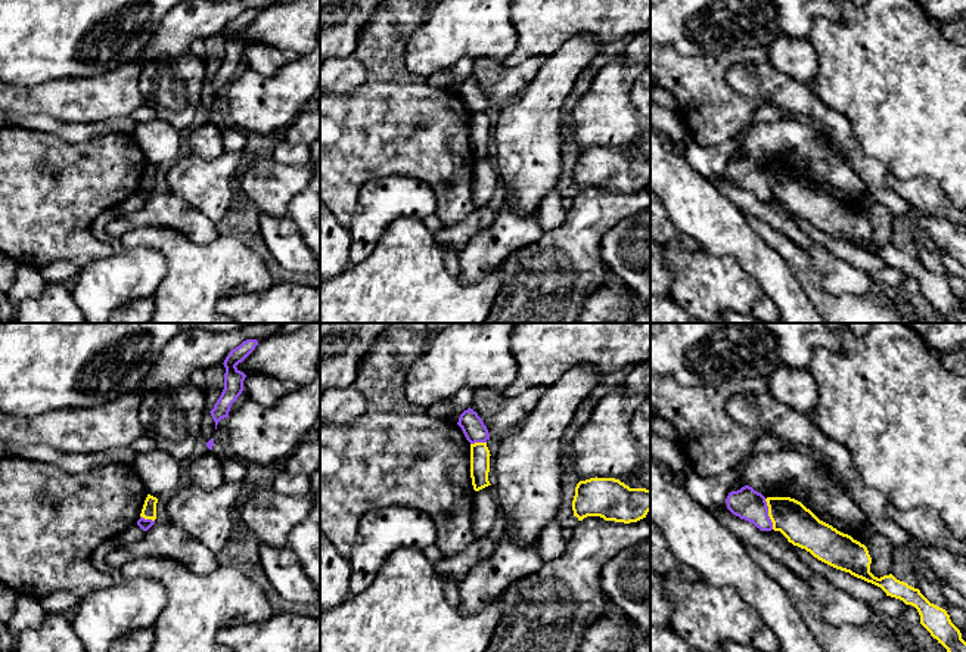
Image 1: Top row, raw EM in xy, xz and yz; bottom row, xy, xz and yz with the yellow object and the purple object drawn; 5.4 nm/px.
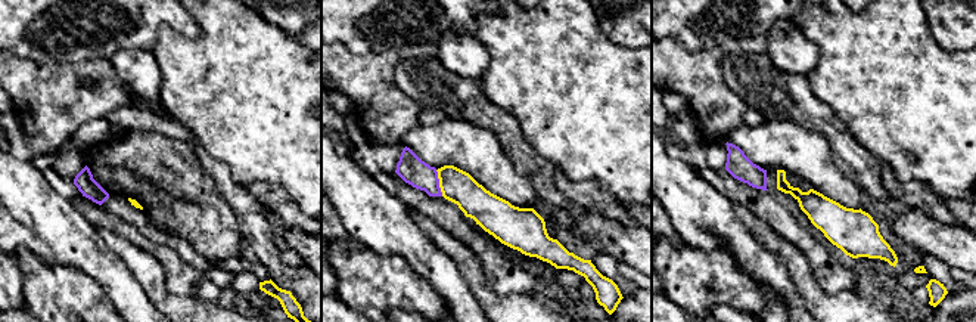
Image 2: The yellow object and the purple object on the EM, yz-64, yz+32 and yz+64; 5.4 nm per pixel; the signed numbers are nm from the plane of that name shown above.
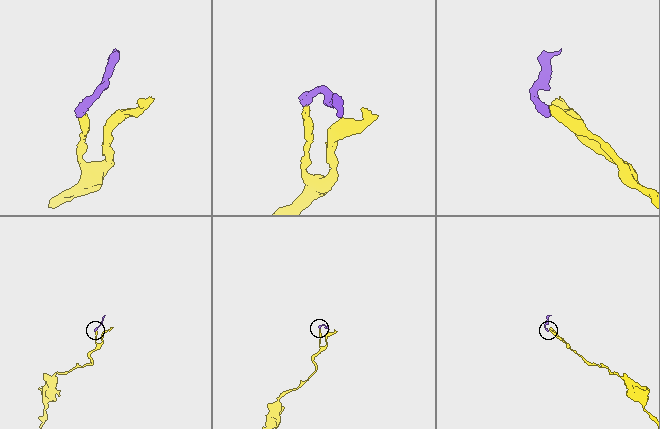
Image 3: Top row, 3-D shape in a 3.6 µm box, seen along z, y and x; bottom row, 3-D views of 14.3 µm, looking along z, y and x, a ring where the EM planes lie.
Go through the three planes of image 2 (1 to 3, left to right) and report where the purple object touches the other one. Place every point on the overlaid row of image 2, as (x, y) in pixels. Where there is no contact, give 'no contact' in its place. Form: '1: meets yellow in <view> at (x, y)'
1: no contact
2: meets yellow in yz+32 at (440, 183)
3: no contact

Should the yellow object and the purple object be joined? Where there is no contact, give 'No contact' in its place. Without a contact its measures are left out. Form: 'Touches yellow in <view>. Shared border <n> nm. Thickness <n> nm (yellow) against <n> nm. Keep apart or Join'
Touches yellow in yz. Shared border 180 nm. Thickness 200 nm (yellow) against 170 nm. Keep apart

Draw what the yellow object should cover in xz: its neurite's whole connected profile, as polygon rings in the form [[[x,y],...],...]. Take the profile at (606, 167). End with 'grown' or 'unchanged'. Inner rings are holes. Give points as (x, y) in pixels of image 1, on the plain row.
[[[615,148],[580,150],[572,170],[574,186],[600,186],[605,190],[637,192],[650,180],[650,159],[630,158]]]; unchanged

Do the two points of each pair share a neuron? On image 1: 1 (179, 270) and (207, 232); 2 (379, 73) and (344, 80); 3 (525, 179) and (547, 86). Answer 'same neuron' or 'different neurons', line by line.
1: different neurons
2: different neurons
3: same neuron

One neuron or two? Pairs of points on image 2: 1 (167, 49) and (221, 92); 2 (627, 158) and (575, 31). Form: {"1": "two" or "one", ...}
{"1": "one", "2": "one"}

